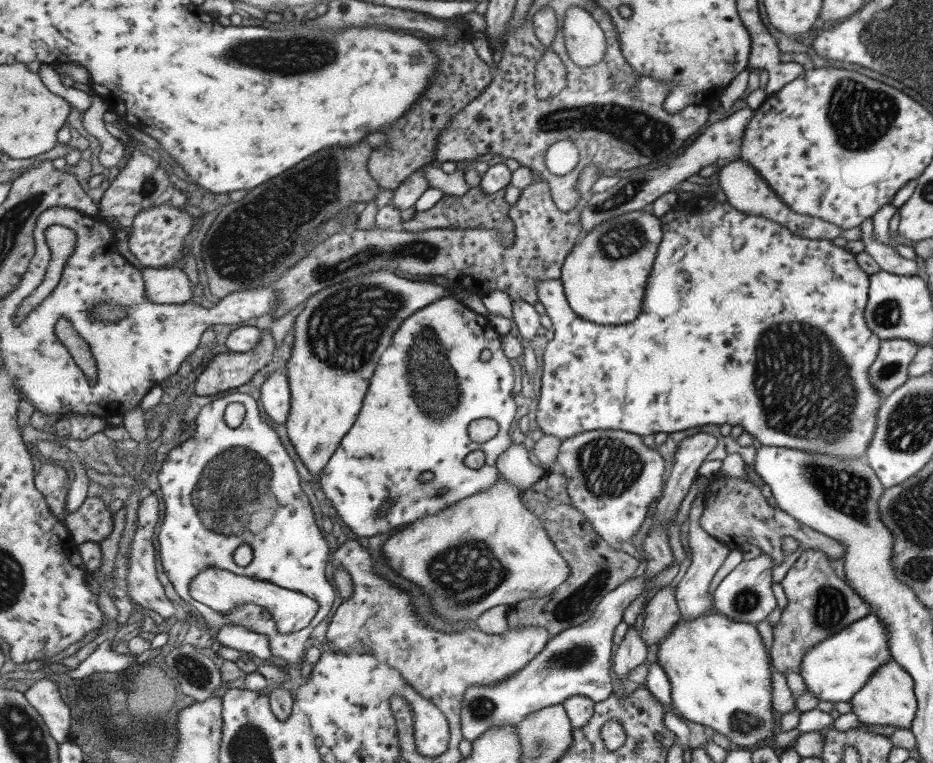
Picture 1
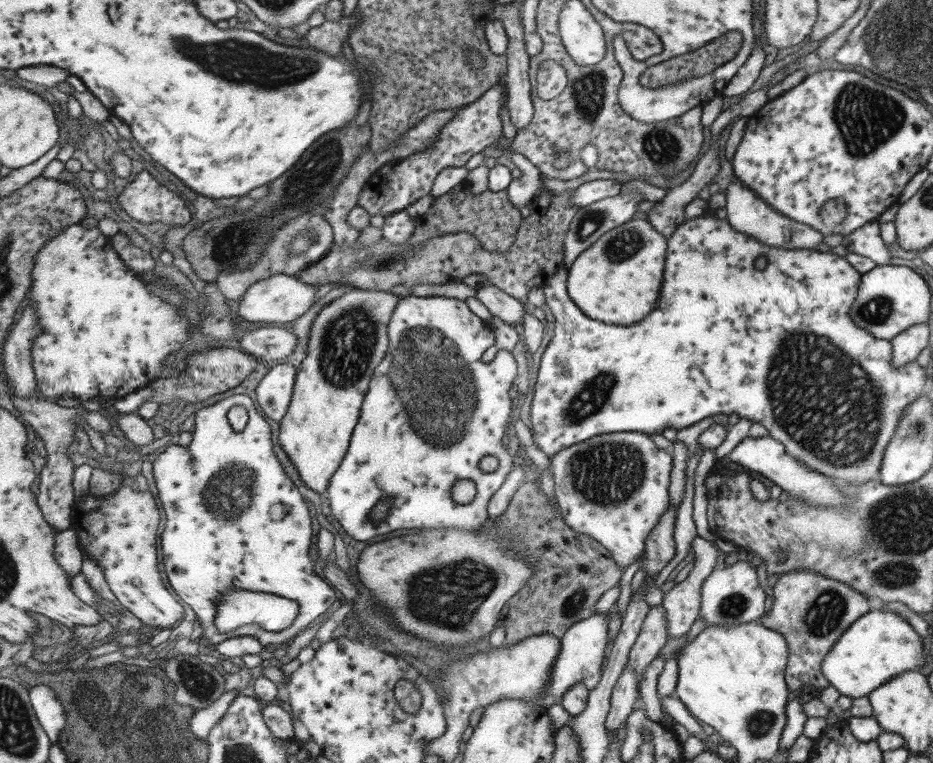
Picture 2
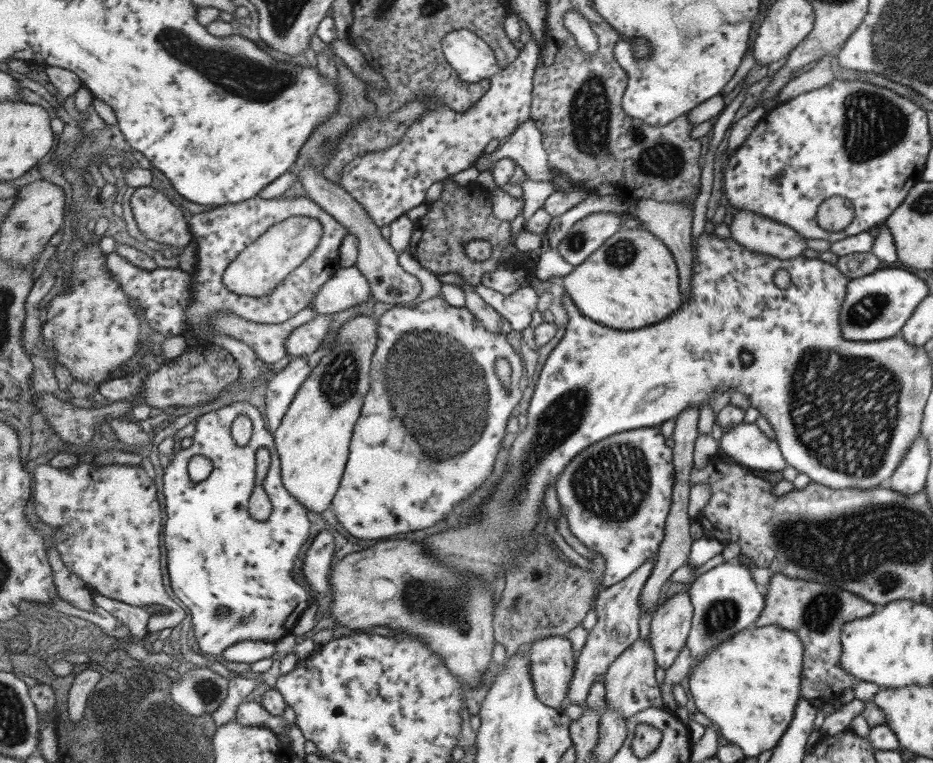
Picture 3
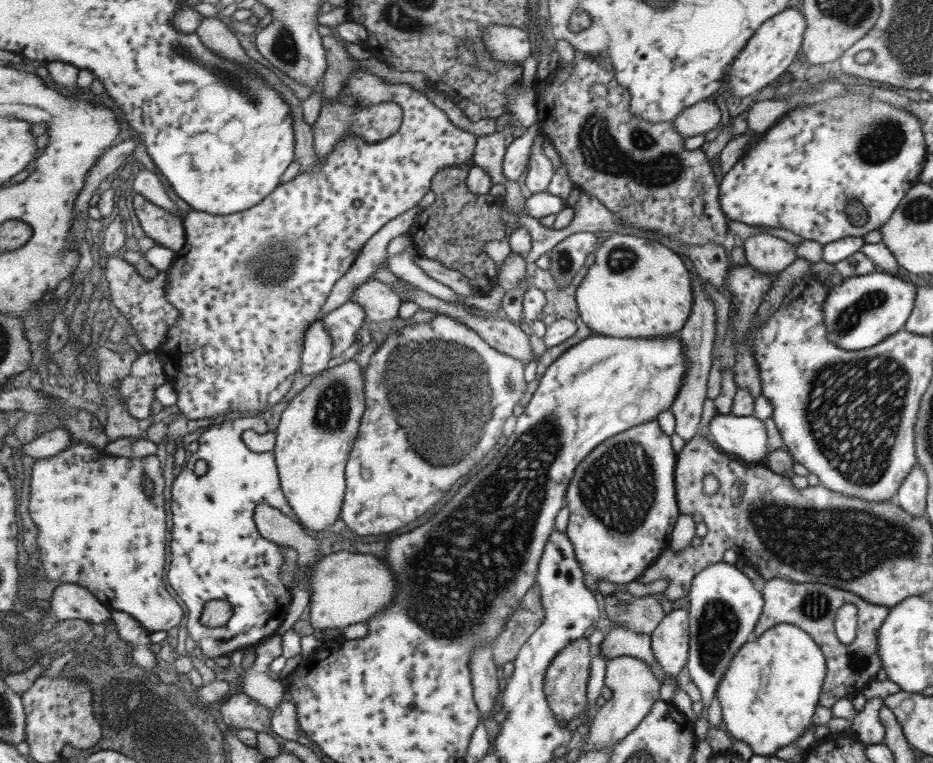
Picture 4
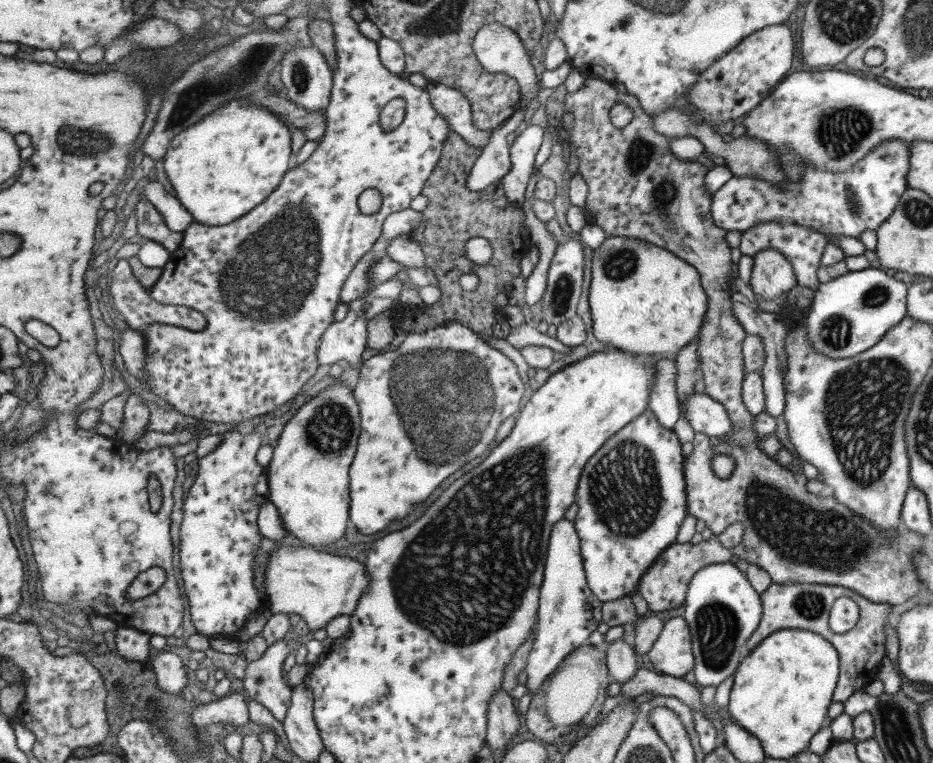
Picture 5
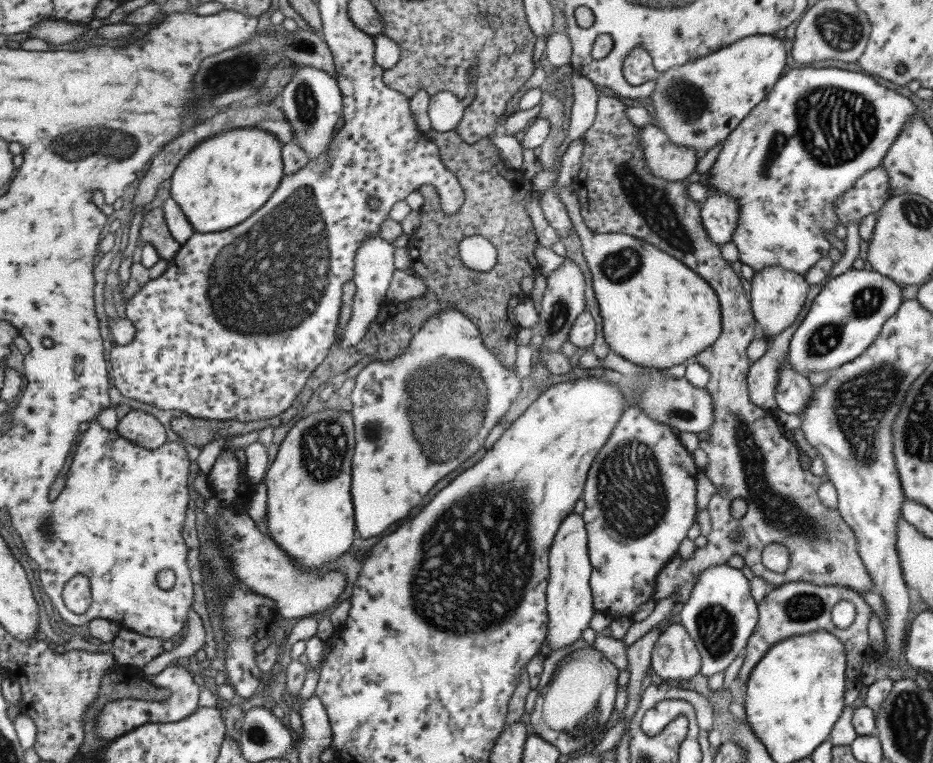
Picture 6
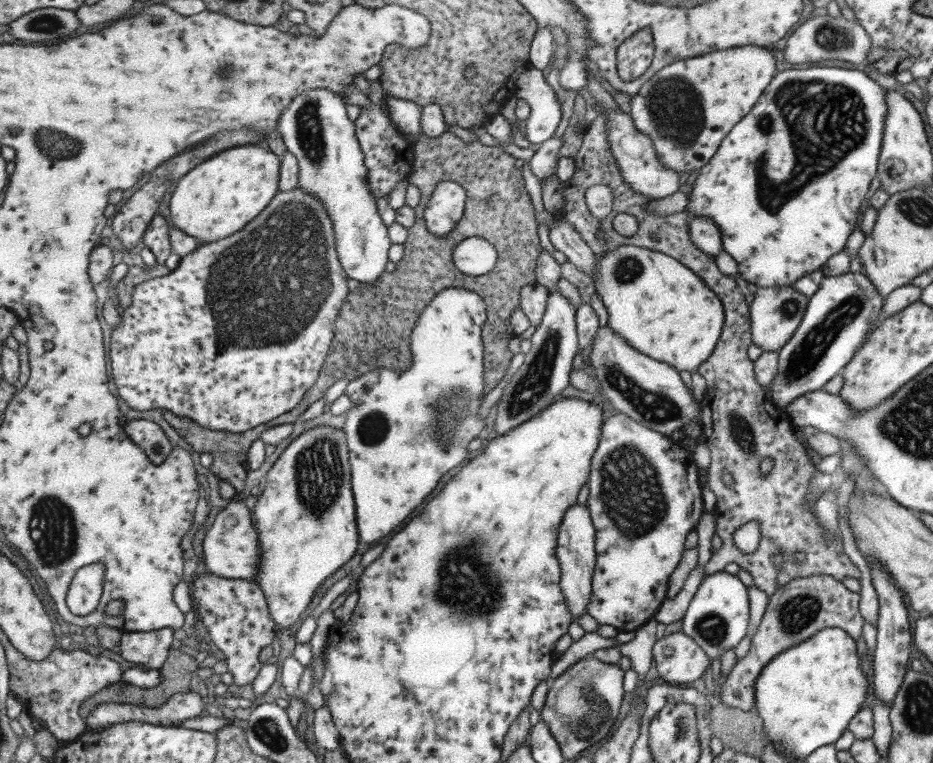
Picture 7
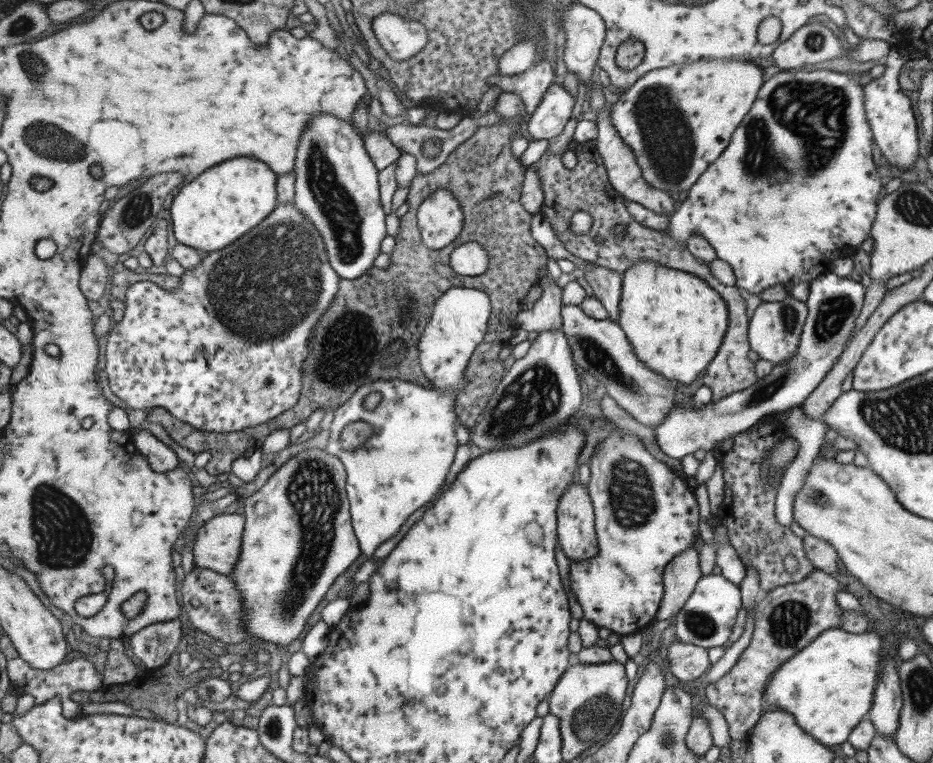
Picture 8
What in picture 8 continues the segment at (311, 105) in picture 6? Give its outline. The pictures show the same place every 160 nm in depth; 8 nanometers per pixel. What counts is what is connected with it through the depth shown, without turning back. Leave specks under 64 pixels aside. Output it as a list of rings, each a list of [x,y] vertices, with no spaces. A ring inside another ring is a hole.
[[[316,114],[303,133],[296,158],[296,206],[324,236],[329,259],[342,279],[357,280],[376,267],[381,242],[388,235],[388,212],[379,194],[379,169],[371,158],[361,133],[335,114]]]

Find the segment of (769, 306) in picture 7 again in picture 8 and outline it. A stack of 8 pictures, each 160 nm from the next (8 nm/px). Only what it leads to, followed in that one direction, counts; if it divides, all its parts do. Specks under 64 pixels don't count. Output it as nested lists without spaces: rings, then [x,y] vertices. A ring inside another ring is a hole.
[[[789,295],[781,302],[761,302],[748,320],[747,334],[750,350],[757,354],[758,359],[769,361],[773,367],[783,365],[795,355],[805,319],[805,303]]]

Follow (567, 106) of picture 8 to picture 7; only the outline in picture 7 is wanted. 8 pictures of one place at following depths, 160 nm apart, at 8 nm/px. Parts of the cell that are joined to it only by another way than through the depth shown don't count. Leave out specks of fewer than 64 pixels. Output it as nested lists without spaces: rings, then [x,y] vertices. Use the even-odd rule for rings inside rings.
[[[535,67],[521,76],[515,96],[525,99],[531,105],[530,117],[526,120],[524,132],[535,144],[542,144],[552,137],[561,118],[561,107],[546,79],[546,73]]]

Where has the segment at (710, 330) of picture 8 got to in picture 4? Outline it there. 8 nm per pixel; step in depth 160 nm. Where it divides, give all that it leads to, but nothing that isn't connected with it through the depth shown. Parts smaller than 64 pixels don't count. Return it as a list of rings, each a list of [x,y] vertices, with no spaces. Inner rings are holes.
[[[611,235],[594,250],[593,265],[575,288],[575,303],[582,321],[592,332],[615,338],[653,338],[676,334],[691,310],[690,274],[684,261],[668,248],[637,236]]]

